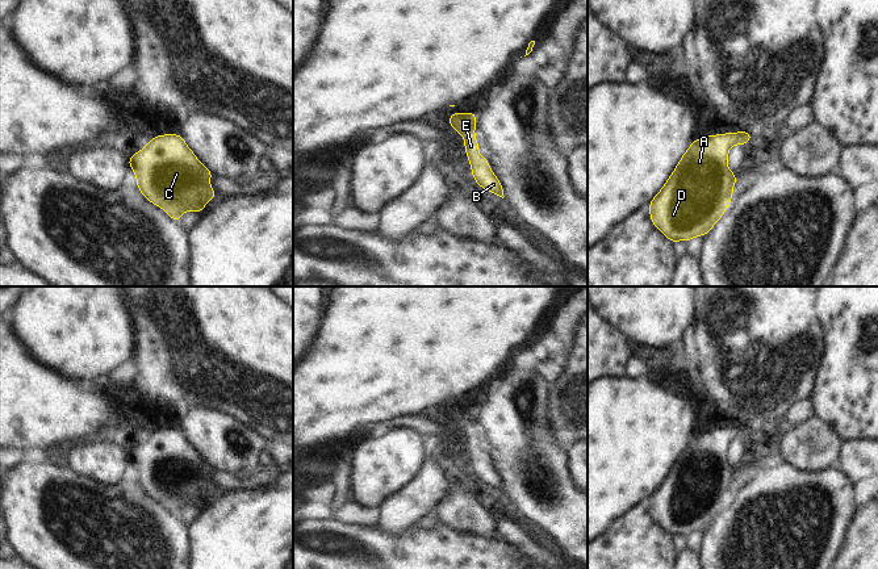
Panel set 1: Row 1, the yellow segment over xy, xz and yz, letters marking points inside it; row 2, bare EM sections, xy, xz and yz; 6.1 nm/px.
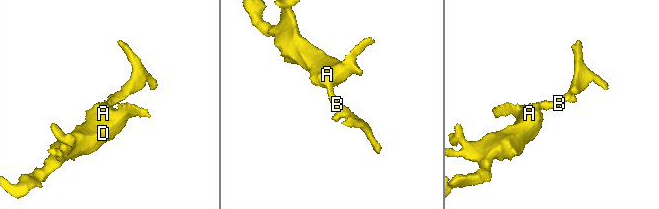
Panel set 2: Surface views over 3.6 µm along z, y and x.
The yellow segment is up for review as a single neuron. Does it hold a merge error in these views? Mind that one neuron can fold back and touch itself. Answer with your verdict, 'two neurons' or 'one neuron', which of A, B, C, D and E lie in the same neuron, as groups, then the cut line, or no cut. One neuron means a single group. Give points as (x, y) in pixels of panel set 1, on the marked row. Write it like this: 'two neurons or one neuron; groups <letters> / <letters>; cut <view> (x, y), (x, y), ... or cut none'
one neuron; groups A B C D E; cut none

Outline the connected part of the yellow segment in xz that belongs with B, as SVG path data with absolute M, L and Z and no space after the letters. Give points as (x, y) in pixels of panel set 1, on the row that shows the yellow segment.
M477 112L453 113L448 117L448 121L452 130L457 130L464 137L465 154L469 158L469 164L476 184L503 198L505 196L502 185L494 172L490 170L489 160L478 154L478 143L474 137L476 114Z

